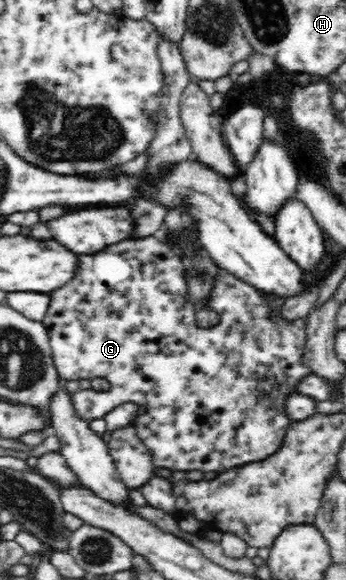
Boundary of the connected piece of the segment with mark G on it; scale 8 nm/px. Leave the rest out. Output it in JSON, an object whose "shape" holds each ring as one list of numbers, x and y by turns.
{"shape":[[155,237,129,238,123,241,121,247,125,247,124,253,107,253,99,251,95,255,83,255,83,269,70,279,63,287,52,291,47,315,43,318,43,325,47,329,53,362,61,380,93,380,95,378,106,379,111,387,108,391,83,390,73,397,74,407,78,416,89,423,93,419,101,419,113,411,115,407,123,403,135,403,137,406,145,406,147,412,133,421,141,441,152,453,154,468,167,468,173,471,217,472,217,475,237,468,237,465,246,466,254,462,261,462,273,455,283,439,291,423,289,413,286,412,286,400,297,392,298,384,304,378,312,375,312,370,303,362,304,348,306,347,307,319,286,320,279,315,271,317,271,299,267,295,261,295,258,288,251,286,246,280,239,279,235,274,221,271,212,280,211,291,208,292,207,305,218,314,215,327,203,329,196,319,195,301,191,299,189,281,186,279,186,267,182,256,176,252,167,242,161,243]]}

